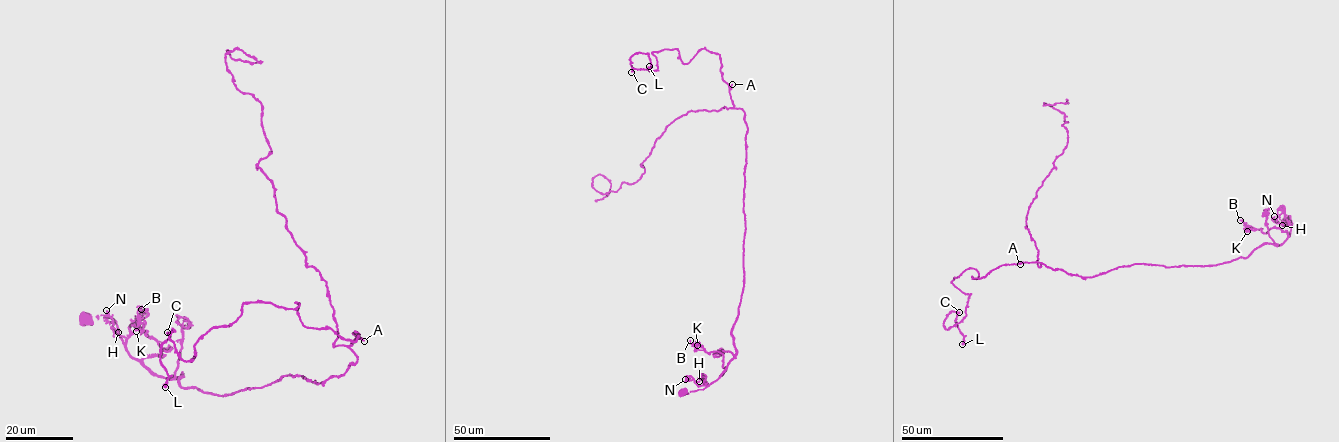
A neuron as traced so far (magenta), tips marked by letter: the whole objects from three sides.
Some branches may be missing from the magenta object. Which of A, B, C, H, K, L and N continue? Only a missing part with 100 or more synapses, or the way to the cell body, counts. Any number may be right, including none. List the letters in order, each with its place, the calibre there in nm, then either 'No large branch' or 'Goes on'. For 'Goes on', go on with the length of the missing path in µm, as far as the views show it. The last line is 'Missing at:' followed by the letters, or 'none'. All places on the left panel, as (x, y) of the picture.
A: Place: (364, 341). Thickness 130 nm. No large branch
B: Place: (141, 309). Thickness 190 nm. No large branch
C: Place: (167, 332). Thickness 420 nm. No large branch
H: Place: (118, 332). Thickness 150 nm. No large branch
K: Place: (136, 331). Thickness 200 nm. No large branch
L: Place: (165, 387). Thickness 500 nm. No large branch
N: Place: (106, 310). Thickness 240 nm. No large branch
Missing at: none

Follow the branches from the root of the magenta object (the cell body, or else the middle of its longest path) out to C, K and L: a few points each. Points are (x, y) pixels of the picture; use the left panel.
C: (85, 318), (221, 395), (357, 363), (358, 333), (308, 327), (300, 303), (246, 302), (190, 361), (167, 332)
K: (85, 318), (112, 319), (124, 348), (137, 359), (161, 357), (171, 347), (162, 350), (136, 331)
L: (85, 318), (221, 395), (341, 375), (359, 333), (246, 302), (191, 361), (171, 329), (165, 387)

